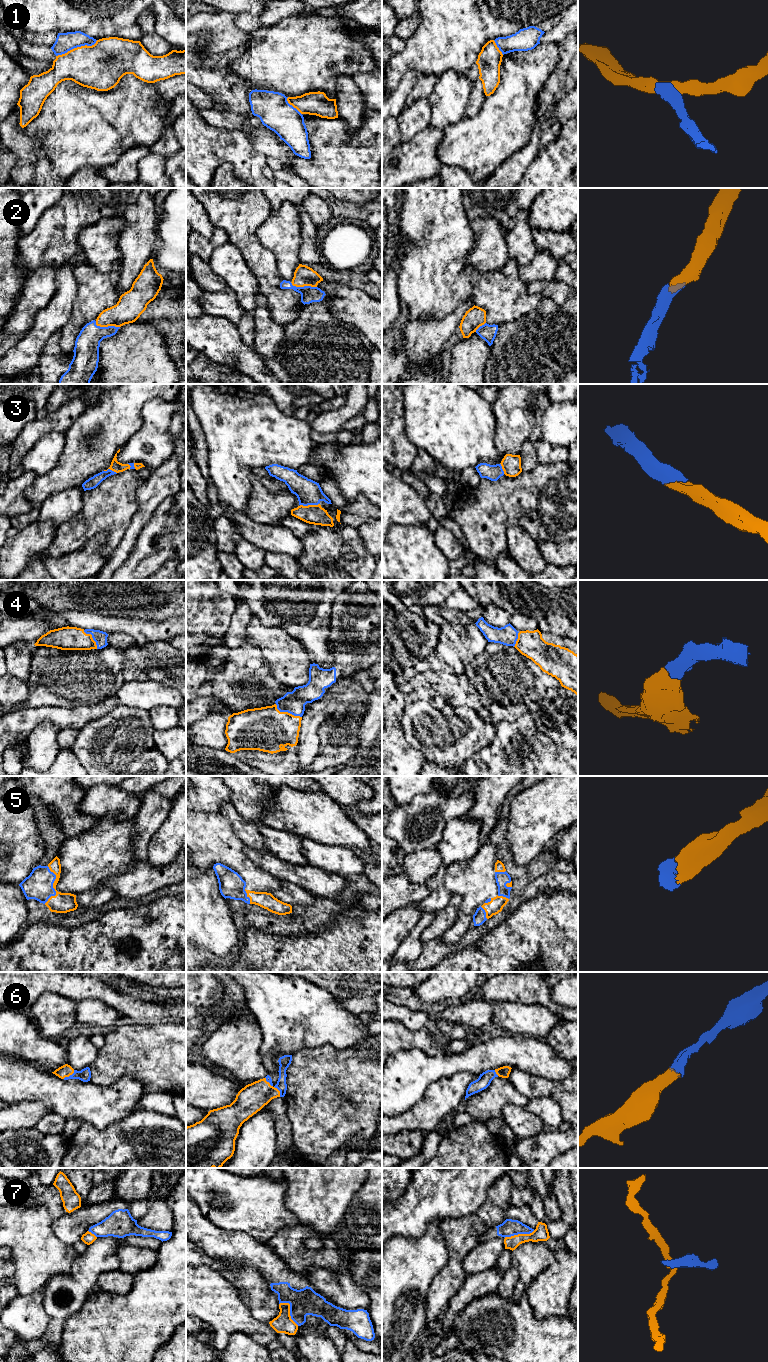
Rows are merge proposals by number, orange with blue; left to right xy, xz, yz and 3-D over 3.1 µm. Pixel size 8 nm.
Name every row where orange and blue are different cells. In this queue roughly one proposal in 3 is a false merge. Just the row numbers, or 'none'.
1, 7

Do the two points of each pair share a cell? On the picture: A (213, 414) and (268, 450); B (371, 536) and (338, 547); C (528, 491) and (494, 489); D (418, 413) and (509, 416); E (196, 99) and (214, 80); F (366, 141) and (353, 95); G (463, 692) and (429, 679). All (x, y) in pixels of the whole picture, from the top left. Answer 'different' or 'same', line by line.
A: same
B: different
C: same
D: different
E: different
F: different
G: same

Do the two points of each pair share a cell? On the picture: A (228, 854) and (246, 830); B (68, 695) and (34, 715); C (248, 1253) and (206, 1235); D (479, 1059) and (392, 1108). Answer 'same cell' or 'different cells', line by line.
A: different cells
B: same cell
C: same cell
D: same cell

